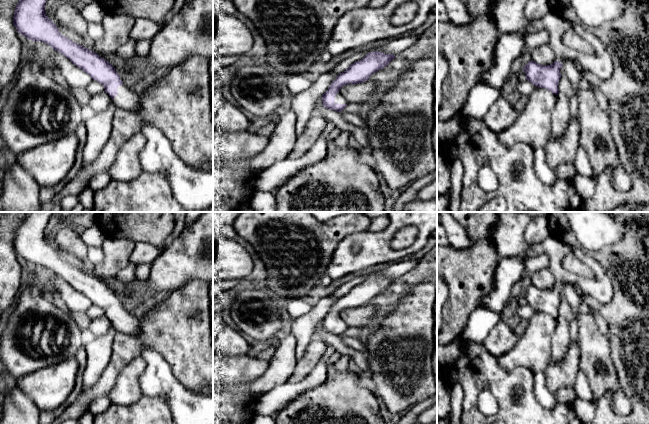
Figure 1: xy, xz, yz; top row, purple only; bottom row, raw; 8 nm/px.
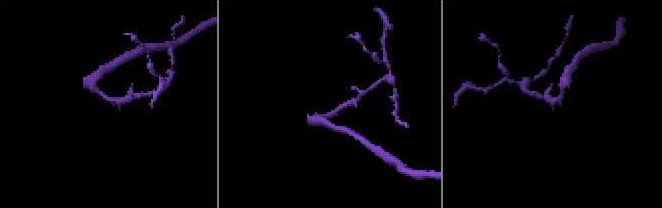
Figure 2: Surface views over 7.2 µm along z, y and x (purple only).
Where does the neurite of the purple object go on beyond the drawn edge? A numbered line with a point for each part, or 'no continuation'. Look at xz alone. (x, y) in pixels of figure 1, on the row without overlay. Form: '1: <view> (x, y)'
1: xz (339, 323)

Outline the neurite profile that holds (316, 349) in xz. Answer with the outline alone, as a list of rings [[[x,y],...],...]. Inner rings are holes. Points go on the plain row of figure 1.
[[[314,337],[306,347],[302,358],[297,361],[293,374],[287,380],[294,384],[308,376],[326,353],[327,345],[322,339]]]

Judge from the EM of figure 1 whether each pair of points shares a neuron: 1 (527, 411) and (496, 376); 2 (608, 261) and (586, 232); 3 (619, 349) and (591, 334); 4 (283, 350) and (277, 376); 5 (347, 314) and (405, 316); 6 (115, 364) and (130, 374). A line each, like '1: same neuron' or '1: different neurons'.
1: same neuron
2: different neurons
3: different neurons
4: same neuron
5: different neurons
6: different neurons

